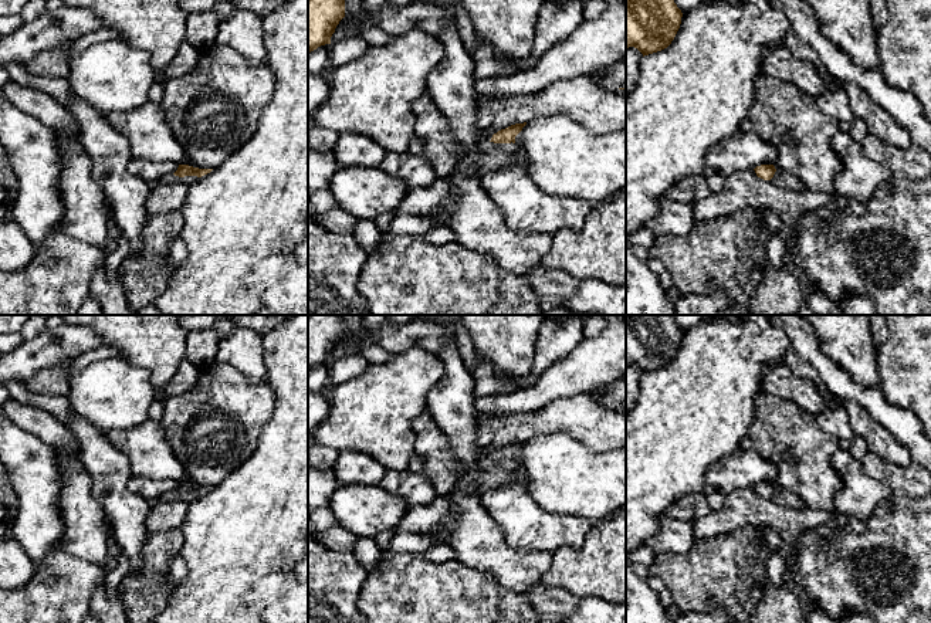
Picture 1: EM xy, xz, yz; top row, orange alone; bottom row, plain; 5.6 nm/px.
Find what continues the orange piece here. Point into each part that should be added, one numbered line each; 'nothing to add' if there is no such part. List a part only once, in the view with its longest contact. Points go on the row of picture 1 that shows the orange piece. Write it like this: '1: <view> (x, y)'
1: xy (188, 179)

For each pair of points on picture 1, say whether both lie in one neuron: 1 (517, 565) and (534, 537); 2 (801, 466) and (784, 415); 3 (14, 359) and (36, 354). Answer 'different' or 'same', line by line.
1: different
2: same
3: same

